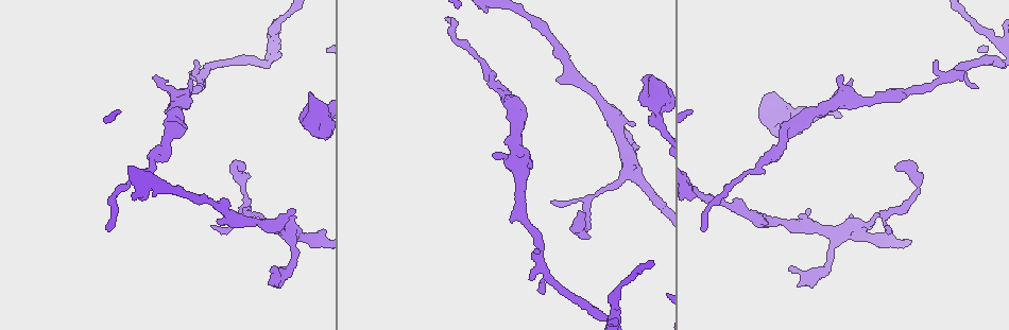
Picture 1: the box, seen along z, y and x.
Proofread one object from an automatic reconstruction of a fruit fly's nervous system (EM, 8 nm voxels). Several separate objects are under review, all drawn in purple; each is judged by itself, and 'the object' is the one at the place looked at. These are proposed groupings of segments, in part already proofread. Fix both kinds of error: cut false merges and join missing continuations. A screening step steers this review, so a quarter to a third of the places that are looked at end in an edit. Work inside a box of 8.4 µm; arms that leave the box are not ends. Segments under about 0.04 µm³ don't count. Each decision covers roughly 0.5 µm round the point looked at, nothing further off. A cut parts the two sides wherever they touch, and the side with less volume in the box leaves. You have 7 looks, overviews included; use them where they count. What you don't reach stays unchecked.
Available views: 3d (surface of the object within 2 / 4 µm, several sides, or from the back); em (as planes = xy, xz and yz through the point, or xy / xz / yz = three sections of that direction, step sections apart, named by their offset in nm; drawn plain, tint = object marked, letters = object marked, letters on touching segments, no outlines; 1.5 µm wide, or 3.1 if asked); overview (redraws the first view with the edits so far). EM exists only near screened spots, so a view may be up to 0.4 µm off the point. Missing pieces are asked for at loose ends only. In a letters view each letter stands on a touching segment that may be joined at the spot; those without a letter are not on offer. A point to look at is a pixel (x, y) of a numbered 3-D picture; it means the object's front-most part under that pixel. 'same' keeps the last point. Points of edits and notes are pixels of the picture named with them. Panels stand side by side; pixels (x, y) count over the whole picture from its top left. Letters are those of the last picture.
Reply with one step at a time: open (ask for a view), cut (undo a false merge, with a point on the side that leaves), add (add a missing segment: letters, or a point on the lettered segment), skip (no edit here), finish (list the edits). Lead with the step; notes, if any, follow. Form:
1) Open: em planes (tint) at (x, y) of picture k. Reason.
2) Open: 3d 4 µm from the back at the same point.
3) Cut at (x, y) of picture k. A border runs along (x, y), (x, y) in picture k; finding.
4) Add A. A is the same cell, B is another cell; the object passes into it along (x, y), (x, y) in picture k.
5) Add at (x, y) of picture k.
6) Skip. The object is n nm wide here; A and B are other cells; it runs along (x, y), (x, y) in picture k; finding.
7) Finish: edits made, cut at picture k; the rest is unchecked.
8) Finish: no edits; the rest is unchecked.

Open: em planes (tint) at (653, 117) of picture 1. Thick end.

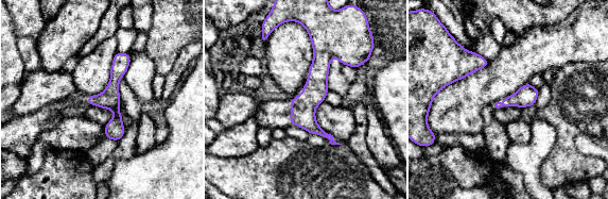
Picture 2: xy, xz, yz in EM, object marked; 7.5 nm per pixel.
Open: em planes (letters) at the same point.

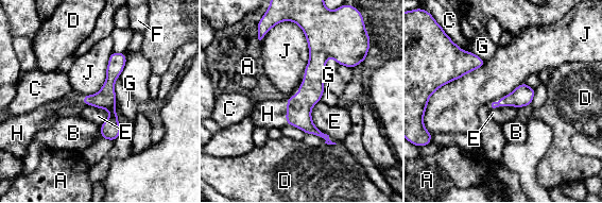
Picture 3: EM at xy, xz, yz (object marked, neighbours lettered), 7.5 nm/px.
Add H. H is the same cell, A, B, C, D, E, F, G and J are other cells; the object passes into it along (298, 113), (287, 112), (268, 114) in picture 3; it goes on there.

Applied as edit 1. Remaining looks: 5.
Open: overview. See it whole again.

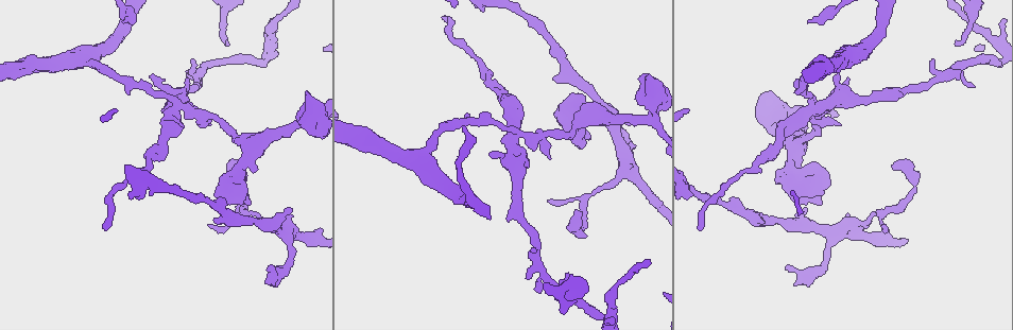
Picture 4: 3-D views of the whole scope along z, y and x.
Open: em 3.1 µm planes (letters) at (630, 124) of picture 4. Branch stops here.

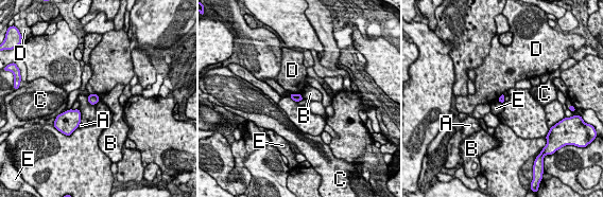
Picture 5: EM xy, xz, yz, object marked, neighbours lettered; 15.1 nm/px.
Skip. A, B, C, D and E are other cells; a border runs along (71, 108), (78, 109) in picture 5; none of them fits.

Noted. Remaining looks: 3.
Open: em planes (letters) at (893, 168) of picture 4. Free end.

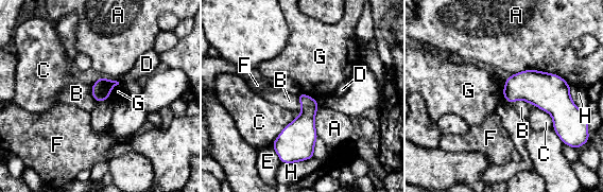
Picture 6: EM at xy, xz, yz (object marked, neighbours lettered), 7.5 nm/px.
Skip. The object is 120 nm wide here; A, B, C, D, E, F, G and H are other cells; a border runs along (119, 84), (112, 89), (107, 98) in picture 6; none of them fits.

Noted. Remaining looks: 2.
Finish: edits made, add at picture 3; the rest is unchecked.

